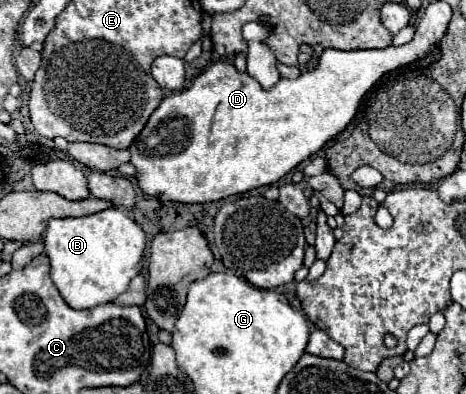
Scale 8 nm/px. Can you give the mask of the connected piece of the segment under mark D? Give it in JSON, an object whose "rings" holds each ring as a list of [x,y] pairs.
{"rings":[[[393,45],[369,51],[327,49],[313,71],[301,73],[301,77],[293,81],[281,79],[273,89],[265,91],[247,73],[237,73],[233,63],[217,61],[209,65],[189,89],[167,95],[149,117],[145,129],[131,143],[129,163],[137,169],[137,185],[151,197],[179,203],[219,201],[229,195],[273,185],[303,159],[317,153],[329,139],[339,135],[355,117],[363,95],[381,75],[393,69],[397,69],[397,47]]]}

